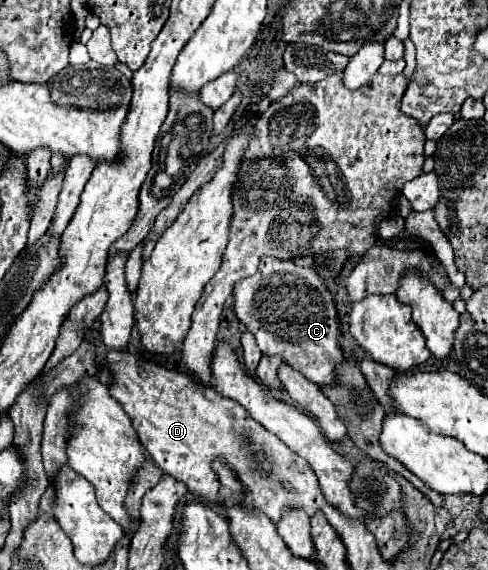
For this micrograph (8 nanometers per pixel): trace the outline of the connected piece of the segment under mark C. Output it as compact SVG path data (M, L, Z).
M262 259L256 275L246 277L234 285L234 313L248 327L248 331L256 337L258 347L264 355L278 355L286 365L300 371L306 379L316 385L336 385L338 375L336 369L344 361L342 345L340 345L340 325L338 313L334 305L334 297L324 285L324 281L316 275L314 269L300 267L294 261L278 261L278 259Z

